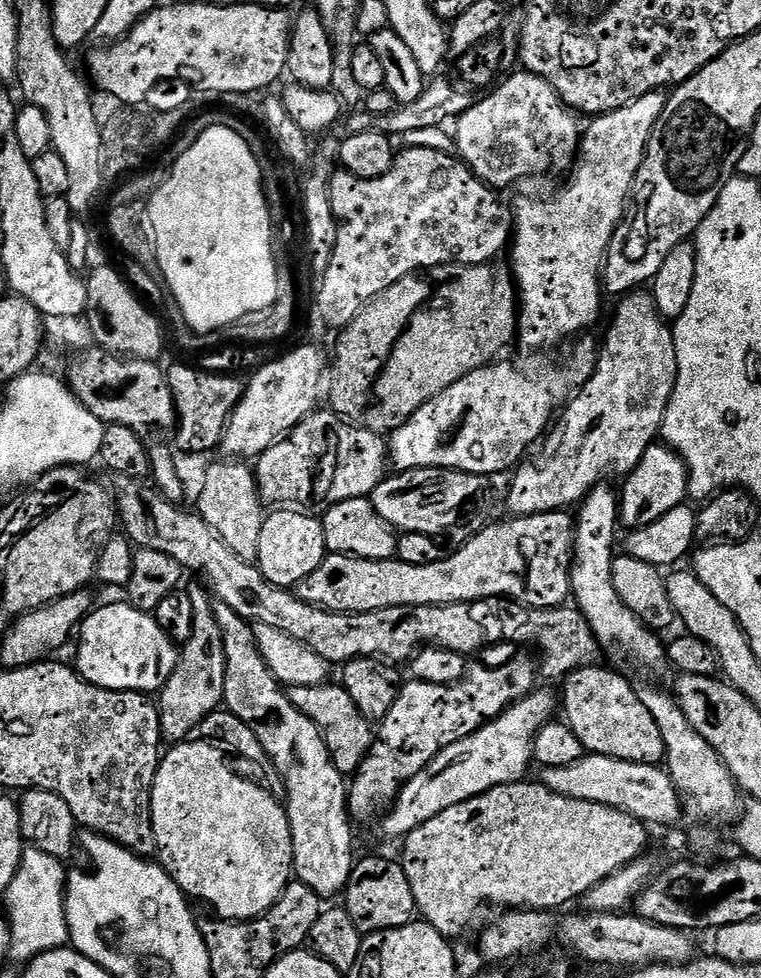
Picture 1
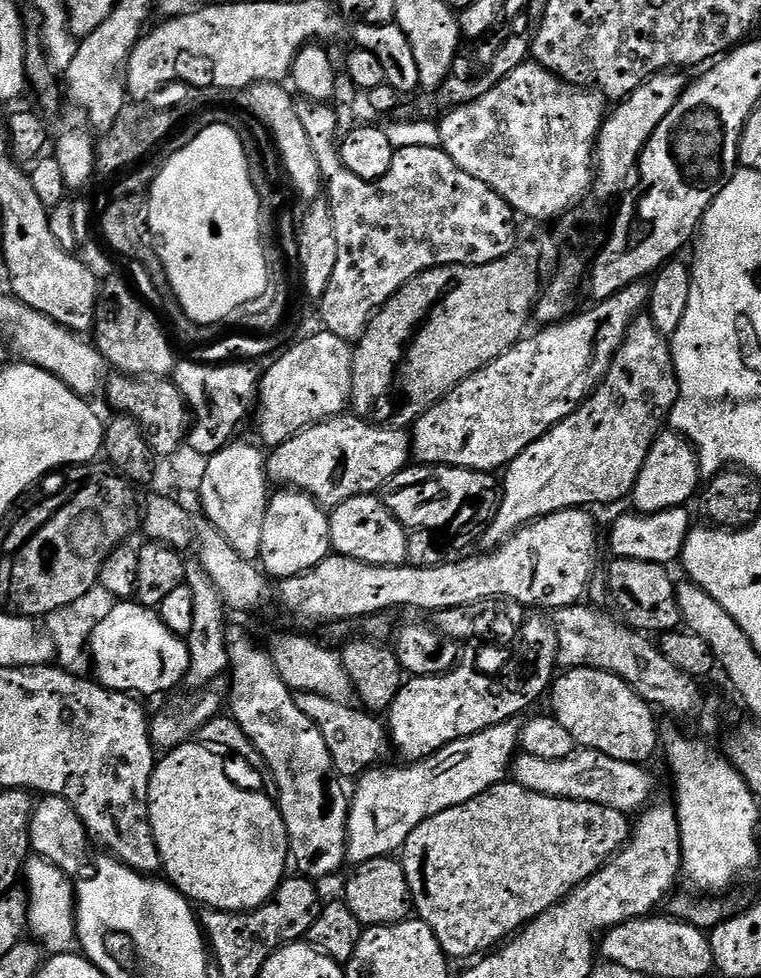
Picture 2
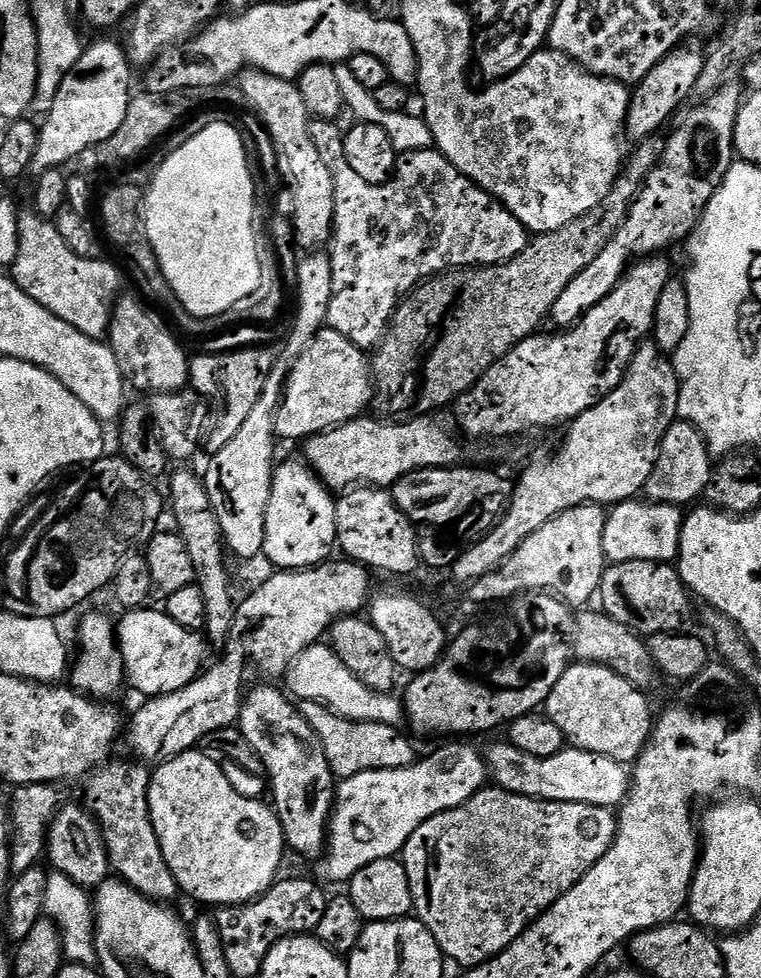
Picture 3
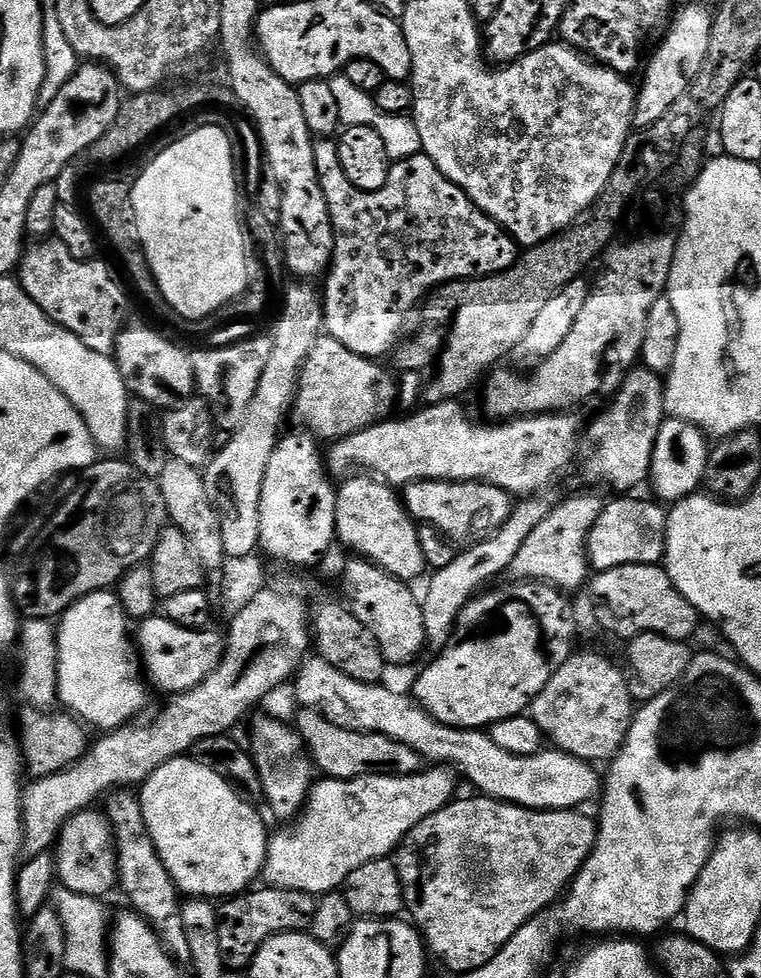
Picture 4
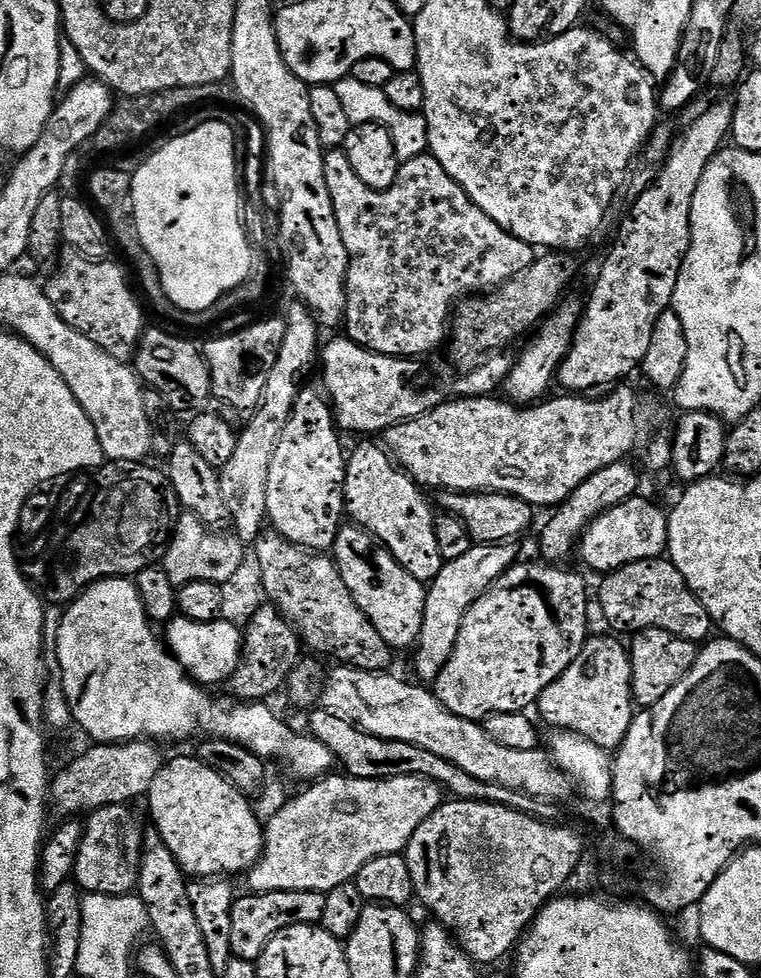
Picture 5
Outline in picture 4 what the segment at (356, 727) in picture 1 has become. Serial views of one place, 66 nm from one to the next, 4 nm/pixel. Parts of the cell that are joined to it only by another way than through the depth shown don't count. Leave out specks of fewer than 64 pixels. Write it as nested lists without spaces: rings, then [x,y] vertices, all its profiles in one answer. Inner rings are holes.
[[[308,710],[303,713],[302,735],[310,755],[319,771],[334,780],[353,780],[359,776],[391,774],[412,776],[425,767],[426,759],[421,752],[415,752],[409,744],[398,742],[380,732],[356,732],[352,728],[338,726],[320,712]]]

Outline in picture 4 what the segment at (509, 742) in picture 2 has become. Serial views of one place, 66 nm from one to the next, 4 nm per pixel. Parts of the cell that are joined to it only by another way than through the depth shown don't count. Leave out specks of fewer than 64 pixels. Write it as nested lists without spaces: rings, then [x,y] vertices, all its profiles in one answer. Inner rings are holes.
[[[432,766],[427,770],[415,772],[412,776],[394,776],[391,774],[377,774],[374,776],[359,776],[353,780],[334,780],[324,778],[313,787],[312,795],[309,796],[306,807],[303,809],[302,818],[295,821],[293,828],[284,828],[280,833],[271,837],[268,845],[268,863],[264,867],[263,875],[268,876],[267,883],[277,888],[293,888],[294,890],[302,890],[308,892],[314,897],[319,897],[321,894],[335,892],[347,881],[350,874],[354,874],[354,870],[358,870],[358,866],[366,866],[366,862],[371,860],[382,860],[393,855],[392,851],[399,846],[400,843],[405,843],[406,837],[413,832],[420,823],[430,814],[434,814],[438,810],[442,810],[446,805],[452,803],[456,792],[456,780],[448,773],[449,769],[444,766]]]

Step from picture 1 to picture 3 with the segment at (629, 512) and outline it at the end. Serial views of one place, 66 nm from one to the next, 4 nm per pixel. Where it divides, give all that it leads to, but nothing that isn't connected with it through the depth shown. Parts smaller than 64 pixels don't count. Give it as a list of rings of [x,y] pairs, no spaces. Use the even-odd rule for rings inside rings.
[[[672,424],[660,443],[660,457],[656,459],[656,465],[648,479],[647,499],[654,504],[691,505],[703,497],[712,477],[713,467],[714,460],[708,451],[708,445],[704,443],[704,435],[693,424]]]

